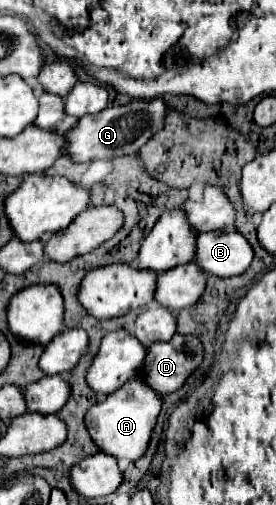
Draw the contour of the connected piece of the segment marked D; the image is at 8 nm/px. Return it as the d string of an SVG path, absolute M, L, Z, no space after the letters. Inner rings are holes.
M176 334L168 342L150 346L144 362L144 380L160 394L182 388L188 376L202 364L204 346L198 336Z

